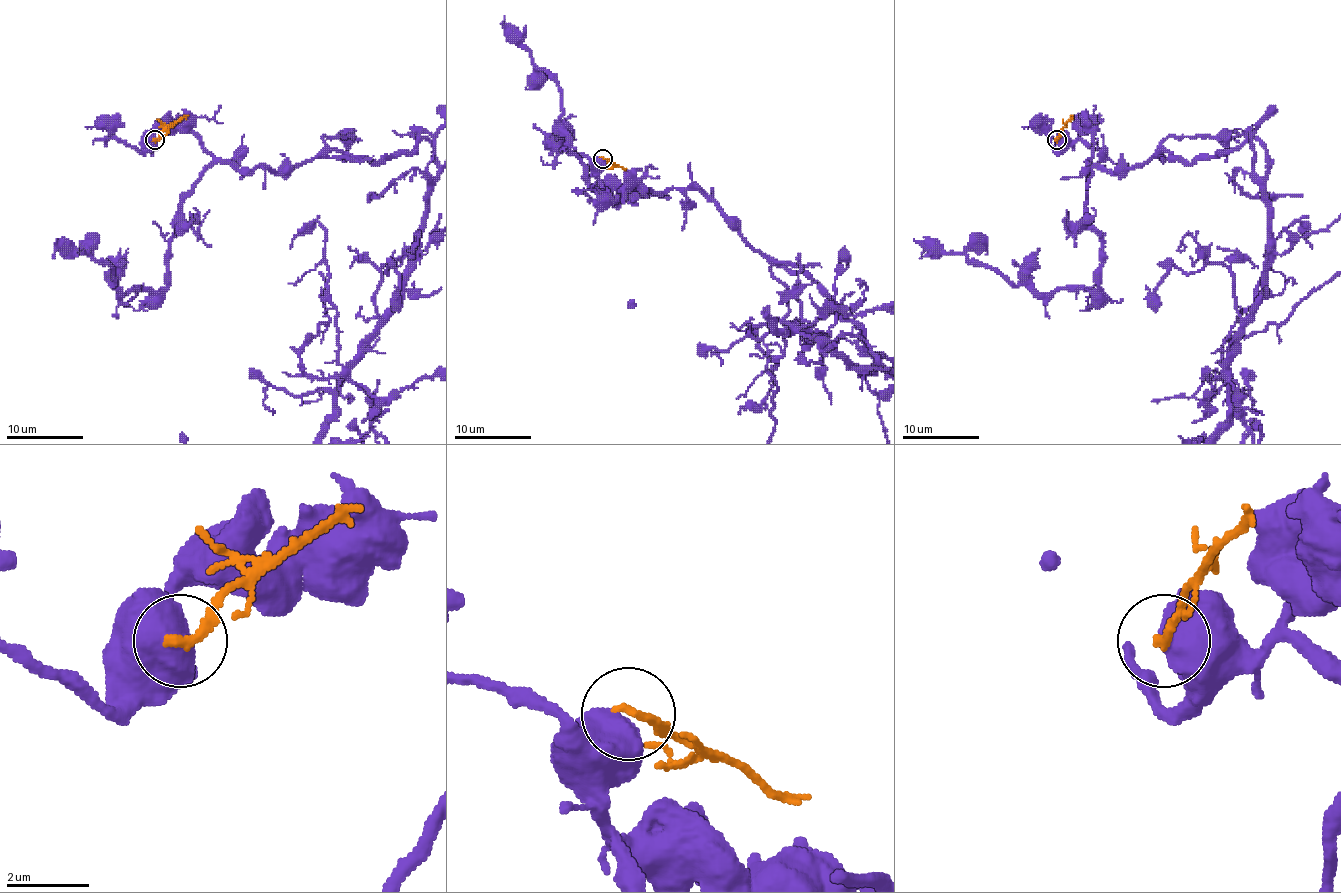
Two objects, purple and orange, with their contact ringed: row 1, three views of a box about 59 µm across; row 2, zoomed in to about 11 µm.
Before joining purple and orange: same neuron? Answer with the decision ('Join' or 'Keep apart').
Keep apart

